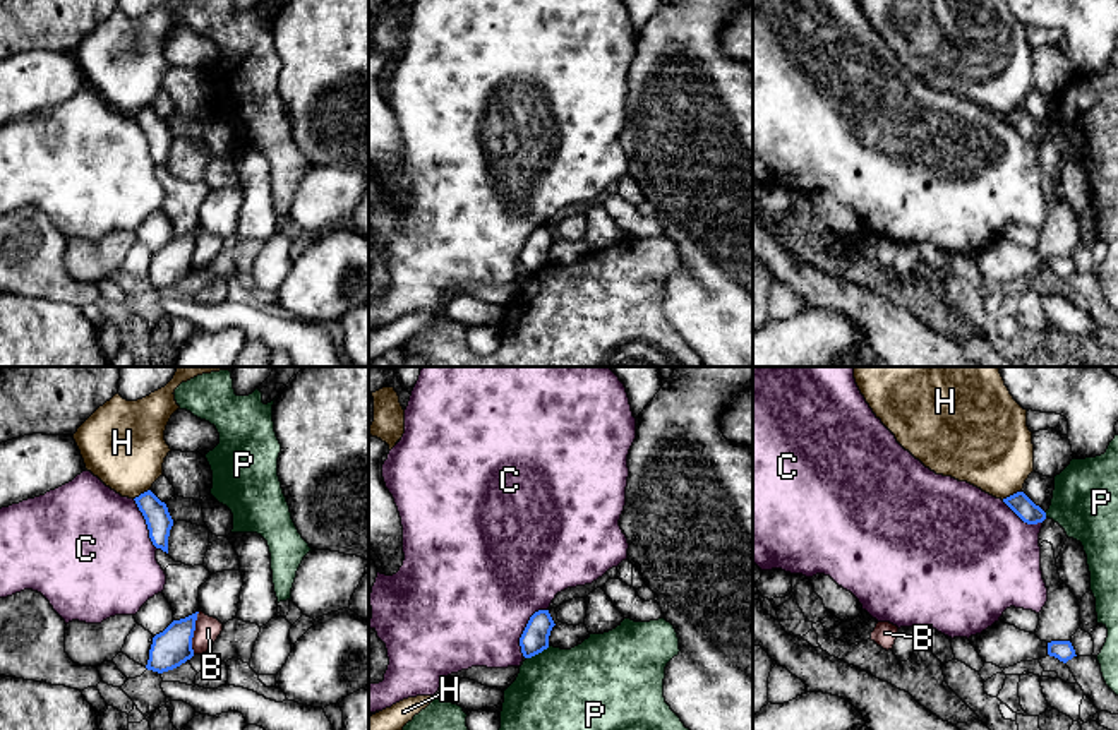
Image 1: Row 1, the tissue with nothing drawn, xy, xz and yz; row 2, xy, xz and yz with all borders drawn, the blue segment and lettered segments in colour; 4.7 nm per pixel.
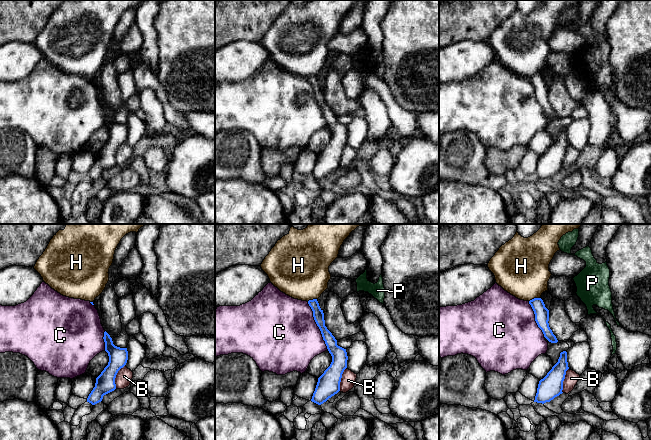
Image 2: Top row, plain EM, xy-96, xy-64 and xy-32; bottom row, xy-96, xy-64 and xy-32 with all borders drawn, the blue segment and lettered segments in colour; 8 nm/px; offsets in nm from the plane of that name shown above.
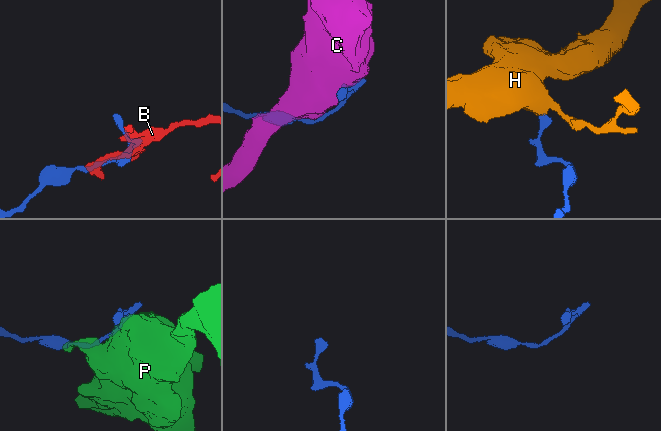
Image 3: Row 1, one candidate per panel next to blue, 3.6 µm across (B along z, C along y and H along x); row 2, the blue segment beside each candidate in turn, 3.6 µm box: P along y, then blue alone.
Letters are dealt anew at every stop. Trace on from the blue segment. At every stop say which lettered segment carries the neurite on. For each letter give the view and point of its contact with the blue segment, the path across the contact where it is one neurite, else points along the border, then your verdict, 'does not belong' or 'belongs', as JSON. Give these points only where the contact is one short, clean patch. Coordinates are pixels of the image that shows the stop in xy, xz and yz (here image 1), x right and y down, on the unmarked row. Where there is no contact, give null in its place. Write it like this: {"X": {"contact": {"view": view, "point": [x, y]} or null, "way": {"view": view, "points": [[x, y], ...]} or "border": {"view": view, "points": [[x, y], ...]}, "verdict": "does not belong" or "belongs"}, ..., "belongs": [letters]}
{"B": {"contact": {"view": "xy", "point": [192, 249]}, "verdict": "does not belong"}, "C": {"contact": {"view": "xz", "point": [525, 245]}, "verdict": "does not belong"}, "H": {"contact": {"view": "yz", "point": [1010, 112]}, "border": {"view": "yz", "points": [[1021, 107], [1002, 115]]}, "verdict": "does not belong"}, "P": {"contact": {"view": "xz", "point": [537, 269]}, "verdict": "does not belong"}, "belongs": []}

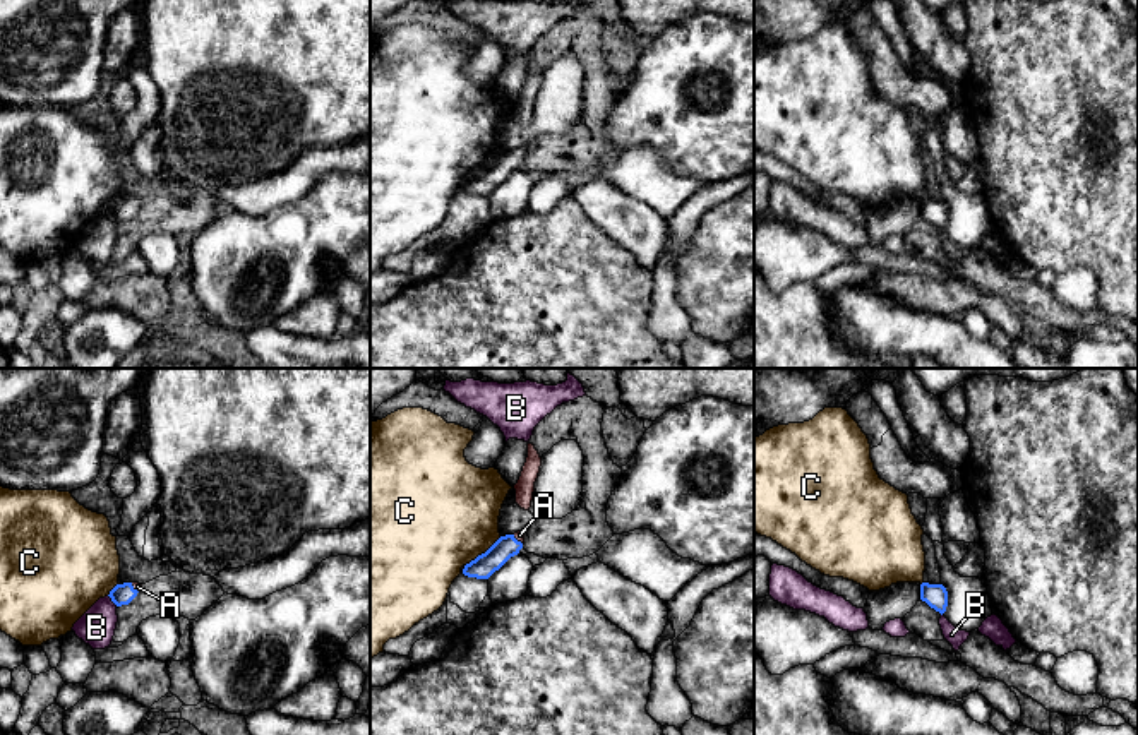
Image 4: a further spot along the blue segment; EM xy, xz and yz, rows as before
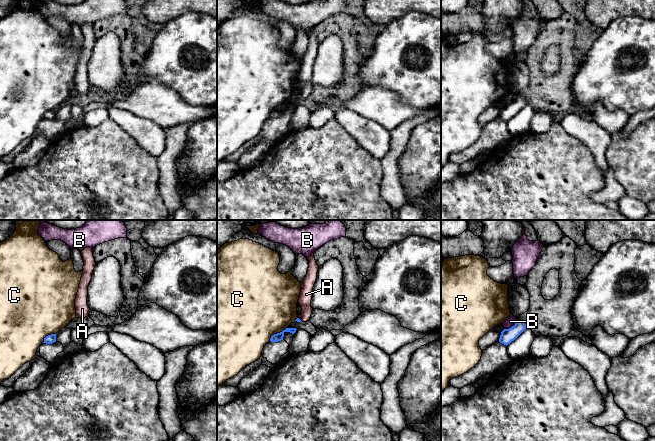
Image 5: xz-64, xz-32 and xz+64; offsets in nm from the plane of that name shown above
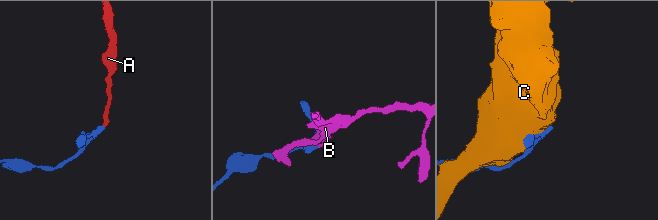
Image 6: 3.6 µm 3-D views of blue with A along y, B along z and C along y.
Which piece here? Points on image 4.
{"A": {"contact": {"view": "xy", "point": [132, 204]}, "way": {"view": "xy", "points": [[124, 209], [132, 204], [137, 203]]}, "verdict": "belongs"}, "B": {"contact": {"view": "xy", "point": [112, 216]}, "verdict": "does not belong"}, "C": {"contact": {"view": "xz", "point": [482, 170]}, "verdict": "does not belong"}, "belongs": ["A"]}

